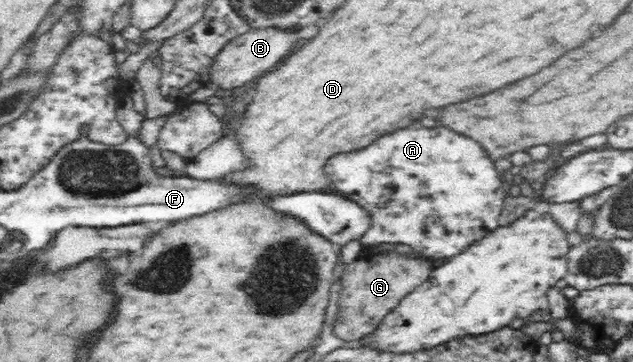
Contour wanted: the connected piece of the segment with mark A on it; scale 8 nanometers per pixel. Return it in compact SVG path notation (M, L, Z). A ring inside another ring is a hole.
M440 127L438 129L398 129L394 133L386 133L386 135L378 137L374 143L370 143L364 149L358 149L358 151L340 151L340 153L328 157L322 164L321 172L326 176L326 179L328 179L332 186L338 188L340 192L344 191L344 195L352 197L354 202L357 202L360 206L368 209L368 212L372 213L372 224L374 224L374 227L366 233L364 239L360 239L362 246L376 247L379 245L390 245L391 243L396 246L397 243L403 243L404 245L410 246L414 252L422 253L427 259L450 259L453 256L460 255L460 253L467 252L469 248L478 244L484 237L490 236L496 229L501 228L500 217L502 217L504 202L507 196L507 187L502 175L488 161L484 149L480 149L478 143L474 143L468 137L458 137L456 133L446 131L446 129L440 129Z

